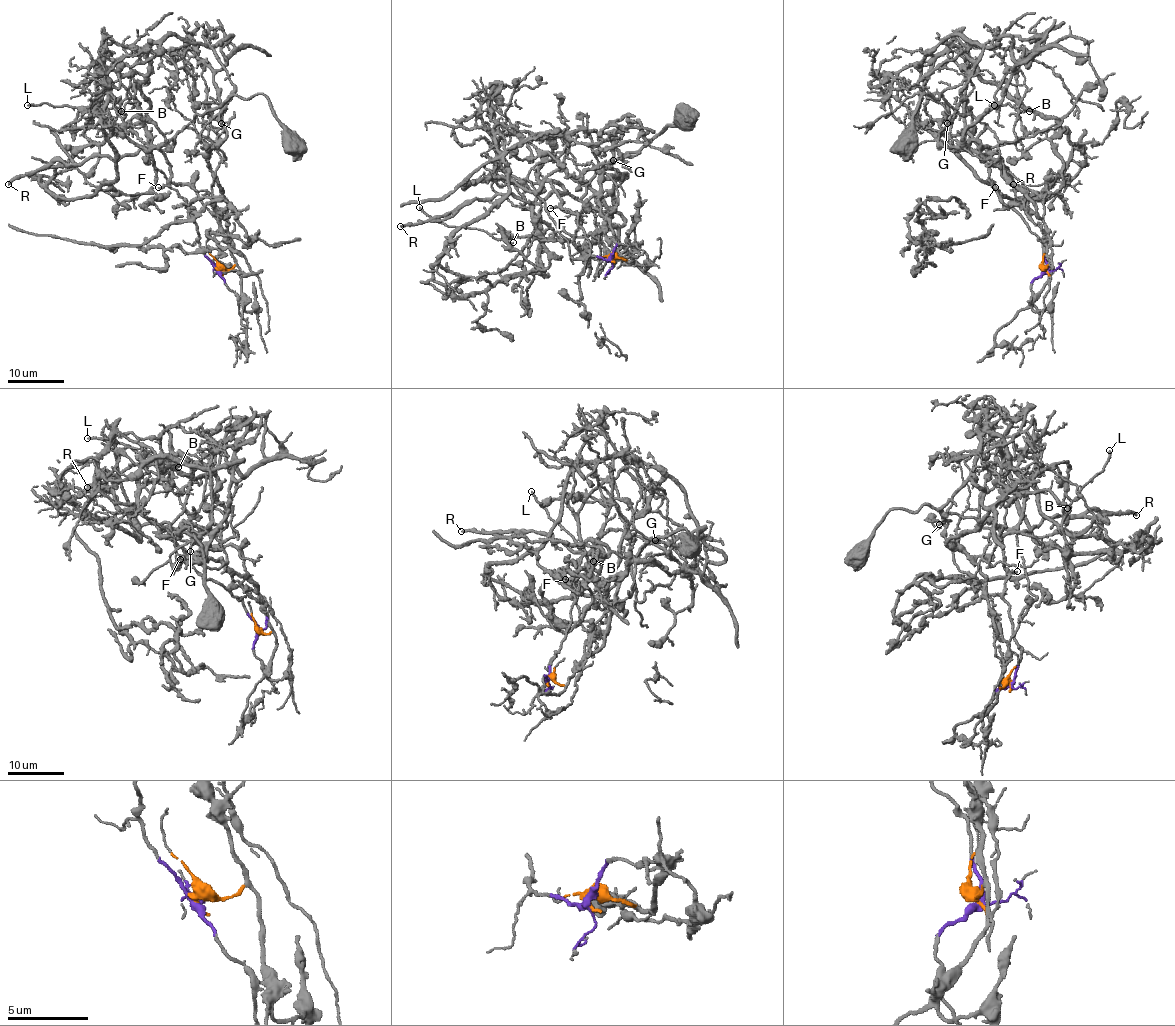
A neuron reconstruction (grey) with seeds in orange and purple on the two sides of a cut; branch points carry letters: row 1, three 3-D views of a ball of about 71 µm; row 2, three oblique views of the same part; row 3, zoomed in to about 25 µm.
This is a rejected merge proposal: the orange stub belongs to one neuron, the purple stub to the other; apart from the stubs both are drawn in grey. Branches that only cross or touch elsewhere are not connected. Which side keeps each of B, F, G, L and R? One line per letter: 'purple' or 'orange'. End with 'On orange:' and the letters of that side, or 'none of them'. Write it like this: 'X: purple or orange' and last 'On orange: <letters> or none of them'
B: orange
F: purple
G: orange
L: orange
R: purple
On orange: B, G, L

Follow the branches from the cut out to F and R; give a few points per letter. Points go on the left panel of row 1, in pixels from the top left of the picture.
F: (218, 271), (201, 249), (197, 224), (184, 200), (166, 185), (158, 188)
R: (218, 271), (153, 147), (35, 169), (9, 185)

